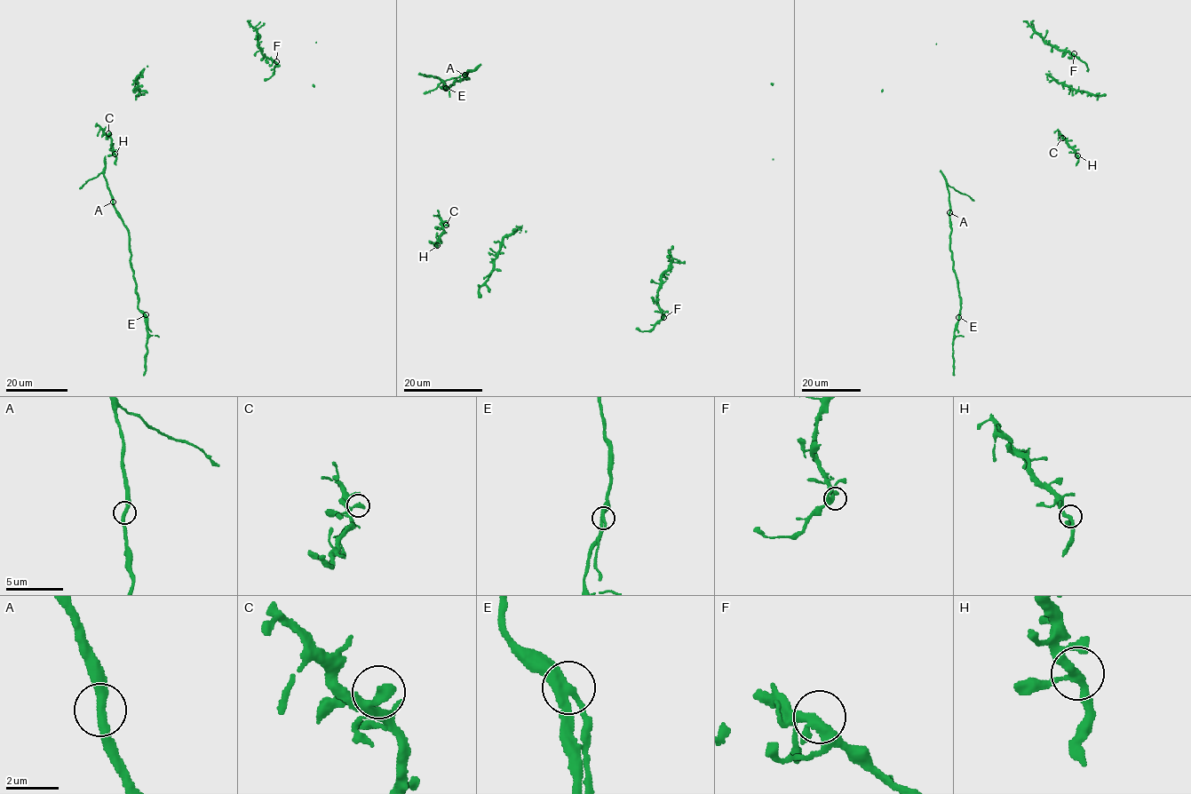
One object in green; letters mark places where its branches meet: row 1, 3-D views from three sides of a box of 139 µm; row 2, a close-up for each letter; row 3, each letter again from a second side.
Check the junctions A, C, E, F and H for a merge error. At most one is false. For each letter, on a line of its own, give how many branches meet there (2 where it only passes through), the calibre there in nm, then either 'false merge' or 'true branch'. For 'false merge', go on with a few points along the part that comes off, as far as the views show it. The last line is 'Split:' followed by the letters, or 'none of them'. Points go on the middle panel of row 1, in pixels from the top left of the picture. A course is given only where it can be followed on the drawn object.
A: 2 branches meet; 320 nm thick; true branch
C: 3 branches meet; 280 nm thick; true branch
E: 3 branches meet; 280 nm thick; false merge
F: 3 branches meet; 320 nm thick; true branch
H: 3 branches meet; 280 nm thick; true branch
Split: E

